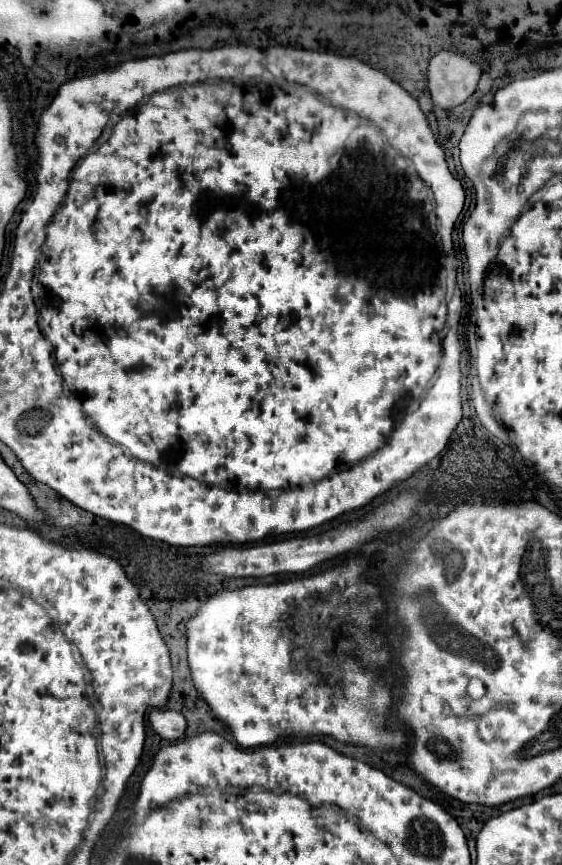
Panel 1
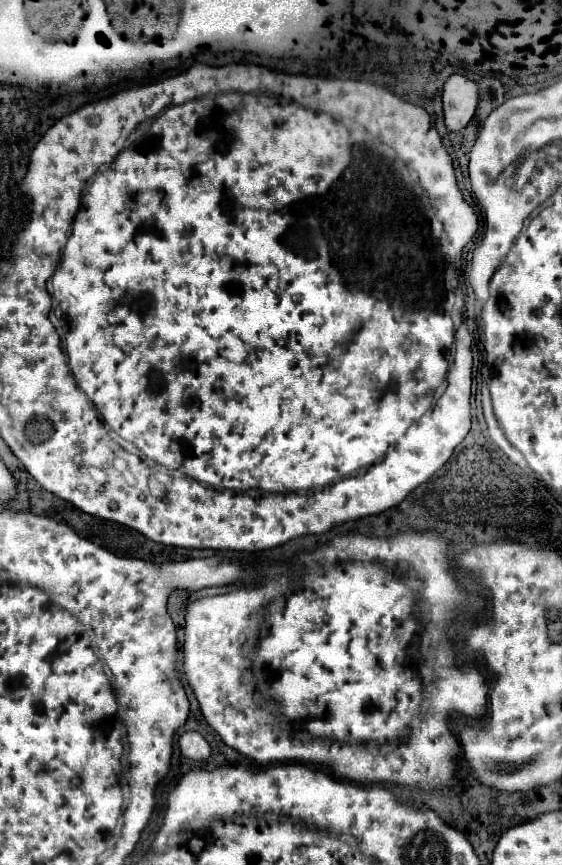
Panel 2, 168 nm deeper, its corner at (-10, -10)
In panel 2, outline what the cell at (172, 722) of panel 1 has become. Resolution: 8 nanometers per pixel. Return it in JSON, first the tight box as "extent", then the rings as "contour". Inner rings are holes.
{"extent":[178,732,212,762],"contour":[[[184,732],[184,734],[180,734],[178,744],[180,744],[182,754],[184,754],[188,760],[204,762],[204,760],[208,760],[210,754],[212,754],[210,744],[208,744],[208,742],[202,738],[202,734],[198,734],[198,732]]]}

